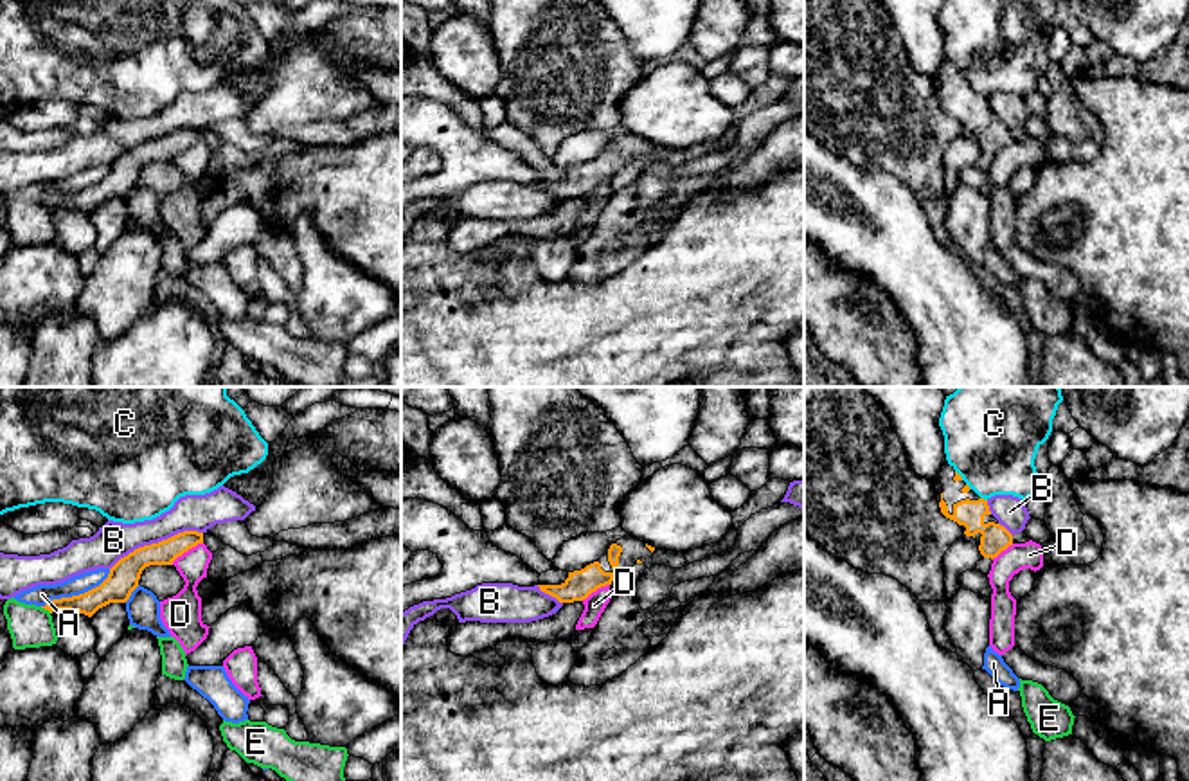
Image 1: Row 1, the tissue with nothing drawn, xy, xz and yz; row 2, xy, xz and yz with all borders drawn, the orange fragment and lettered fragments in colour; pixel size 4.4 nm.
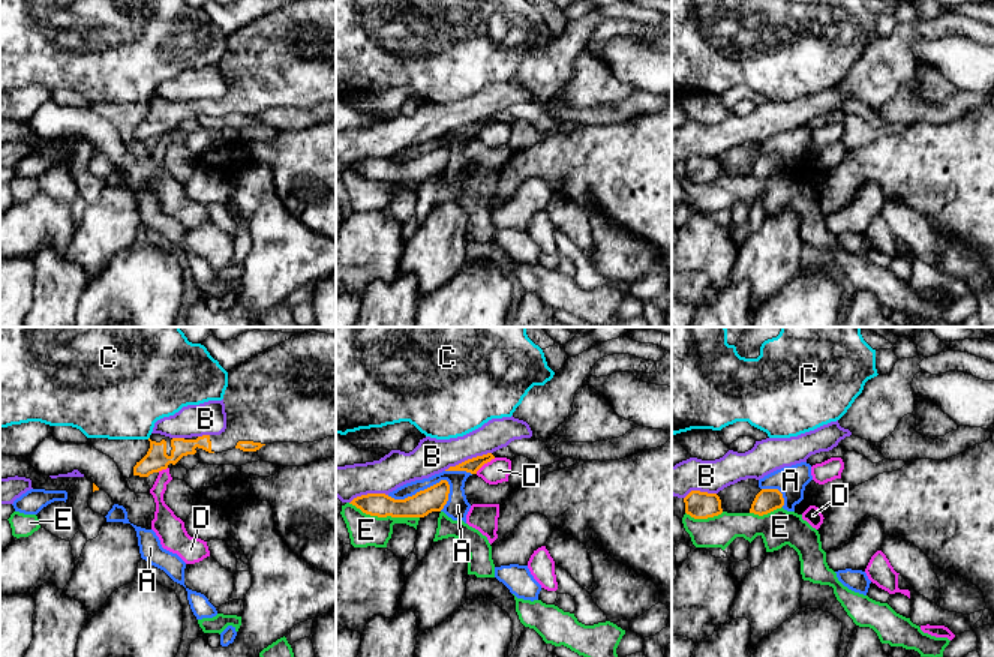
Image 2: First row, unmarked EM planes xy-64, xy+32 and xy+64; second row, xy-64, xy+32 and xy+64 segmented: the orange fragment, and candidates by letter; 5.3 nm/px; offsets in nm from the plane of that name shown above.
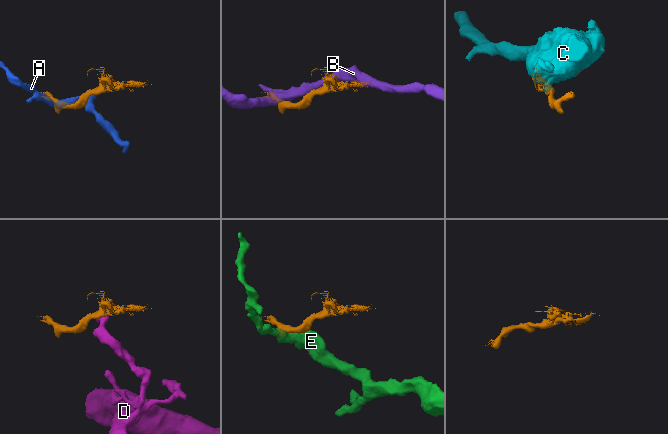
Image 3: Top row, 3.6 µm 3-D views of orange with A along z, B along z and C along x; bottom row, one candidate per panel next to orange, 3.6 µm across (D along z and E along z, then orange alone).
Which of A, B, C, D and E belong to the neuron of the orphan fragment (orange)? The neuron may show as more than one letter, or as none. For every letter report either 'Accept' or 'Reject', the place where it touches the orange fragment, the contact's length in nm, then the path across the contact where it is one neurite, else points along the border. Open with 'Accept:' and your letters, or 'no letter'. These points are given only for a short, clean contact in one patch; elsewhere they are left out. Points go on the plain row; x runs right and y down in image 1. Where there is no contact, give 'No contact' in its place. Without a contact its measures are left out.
Accept: no letter
A: Reject. Touches orange at xy (80, 191). Shared border 360 nm
B: Reject. Touches orange at xy (155, 141). Shared border 440 nm
C: Reject. Touches orange at yz (983, 96). Shared border 40 nm. Boundary: yz (981, 94), (986, 98)
D: Reject. Touches orange at xy (186, 148). Shared border 170 nm. Boundary: xy (202, 139), (184, 148), (171, 161)
E: Reject. Touches orange at xy (45, 206). Shared border 60 nm. Boundary: xy (40, 204), (51, 209)

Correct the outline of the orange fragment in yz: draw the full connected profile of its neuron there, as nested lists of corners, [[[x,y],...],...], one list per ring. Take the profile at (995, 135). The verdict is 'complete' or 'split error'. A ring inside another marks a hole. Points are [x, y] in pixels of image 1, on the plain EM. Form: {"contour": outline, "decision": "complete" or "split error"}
{"contour": [[[944,61],[937,72],[935,94],[941,110],[957,119],[966,133],[977,137],[984,155],[997,155],[1013,142],[1013,131],[991,112],[988,97],[980,95],[953,67]]], "decision": "split error"}

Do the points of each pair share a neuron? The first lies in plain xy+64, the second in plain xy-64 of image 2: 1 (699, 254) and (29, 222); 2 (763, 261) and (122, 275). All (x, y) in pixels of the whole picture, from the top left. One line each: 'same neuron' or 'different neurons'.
1: same neuron
2: different neurons

